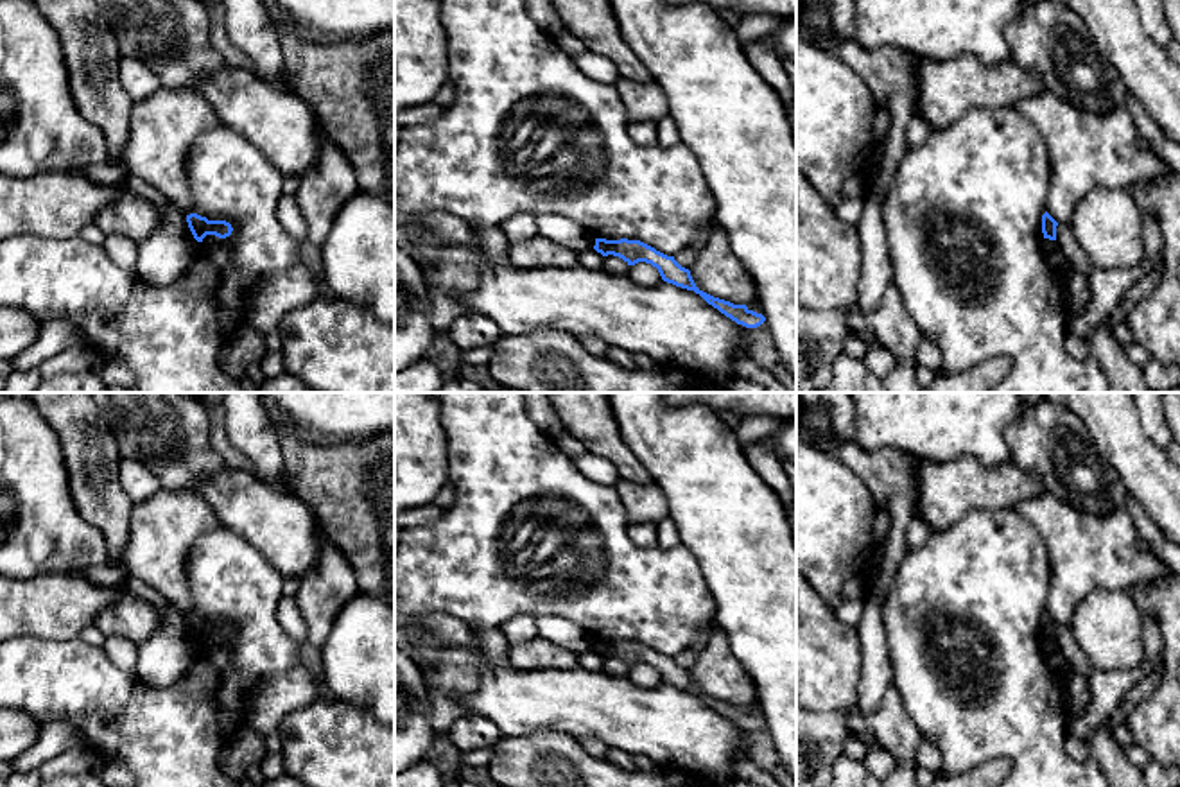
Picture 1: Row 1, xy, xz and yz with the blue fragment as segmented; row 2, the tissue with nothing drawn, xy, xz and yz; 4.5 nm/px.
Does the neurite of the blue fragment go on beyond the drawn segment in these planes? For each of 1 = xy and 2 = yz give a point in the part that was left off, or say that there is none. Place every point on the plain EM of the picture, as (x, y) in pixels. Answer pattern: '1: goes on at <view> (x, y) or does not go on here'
1: does not go on here
2: does not go on here

